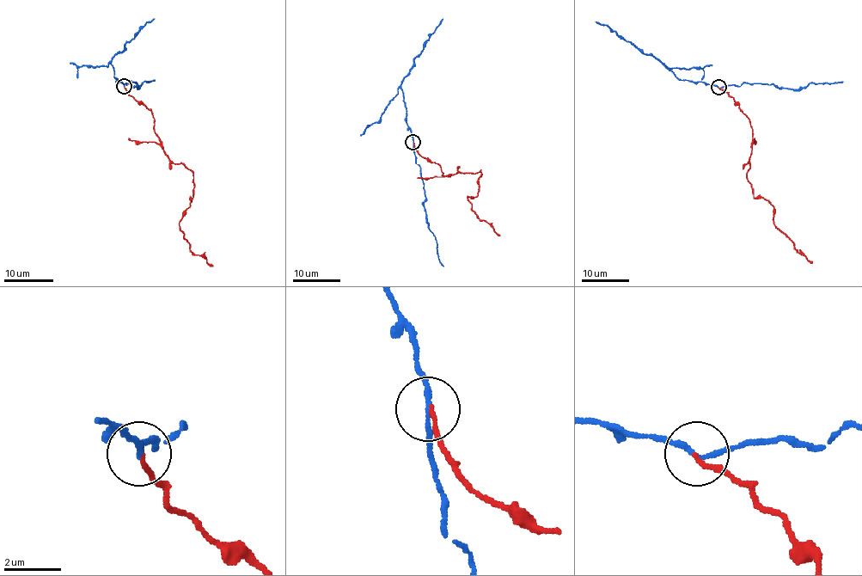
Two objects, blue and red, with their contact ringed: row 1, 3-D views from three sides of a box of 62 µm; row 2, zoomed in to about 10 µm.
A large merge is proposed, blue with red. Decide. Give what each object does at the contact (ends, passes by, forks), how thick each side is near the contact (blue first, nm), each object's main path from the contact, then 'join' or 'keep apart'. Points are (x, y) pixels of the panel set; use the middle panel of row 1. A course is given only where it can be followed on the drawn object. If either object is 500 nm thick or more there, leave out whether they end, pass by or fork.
blue passes by; red ends there; 160 nm thick on the blue side, 150 nm on the other; blue runs (413, 143), (406, 122), (401, 82), (423, 45), (443, 18); red runs (413, 143), (423, 156), (441, 168), (443, 175), (481, 169), (478, 195), (467, 199), (478, 217), (500, 235); keep apart

